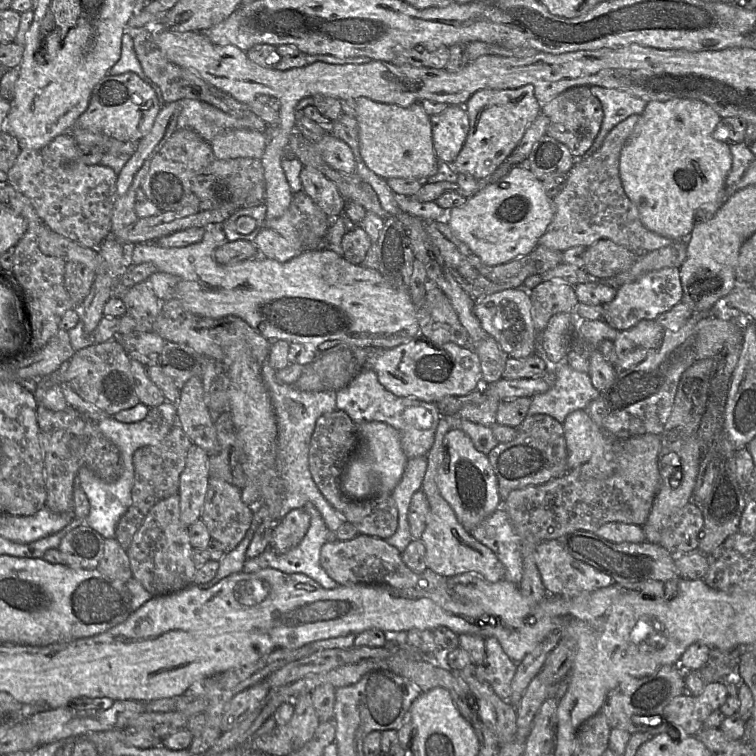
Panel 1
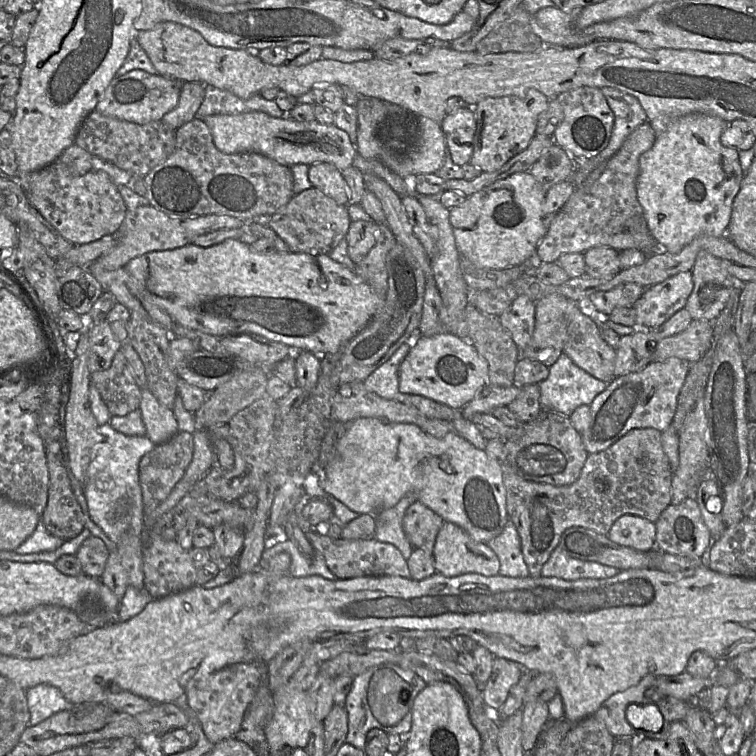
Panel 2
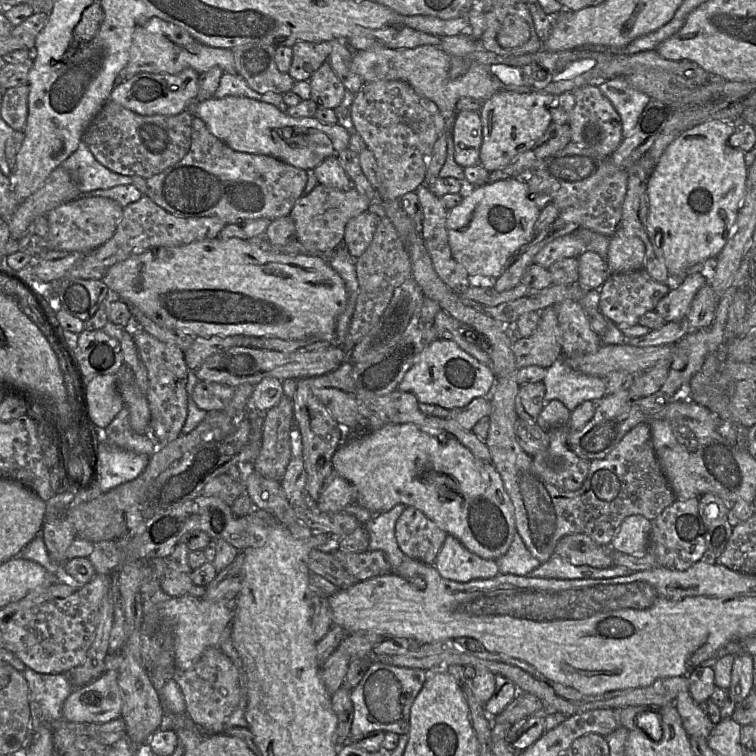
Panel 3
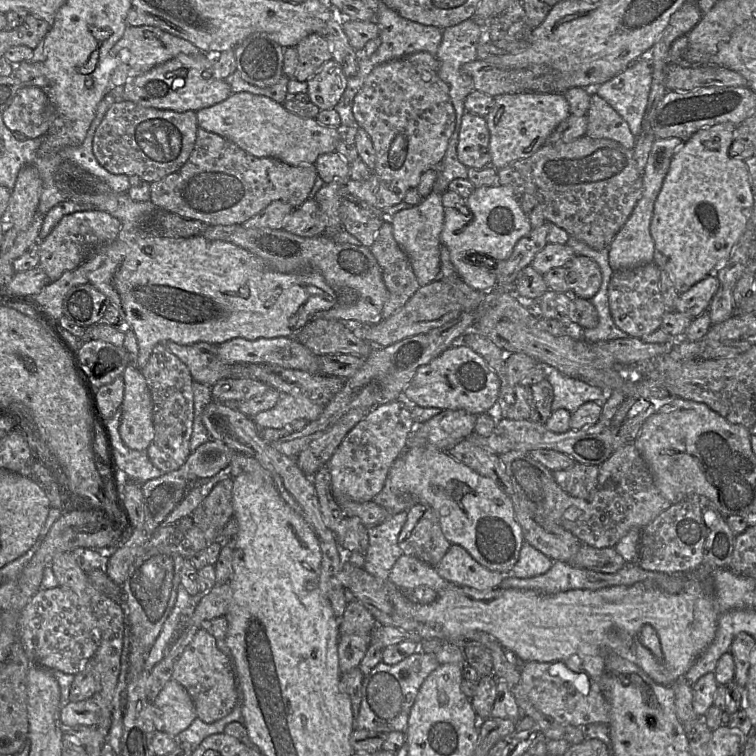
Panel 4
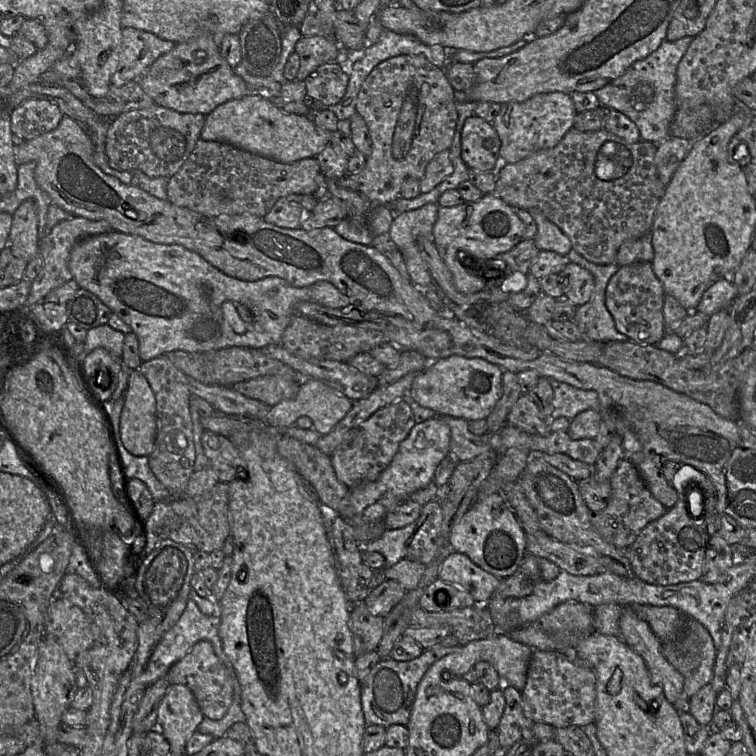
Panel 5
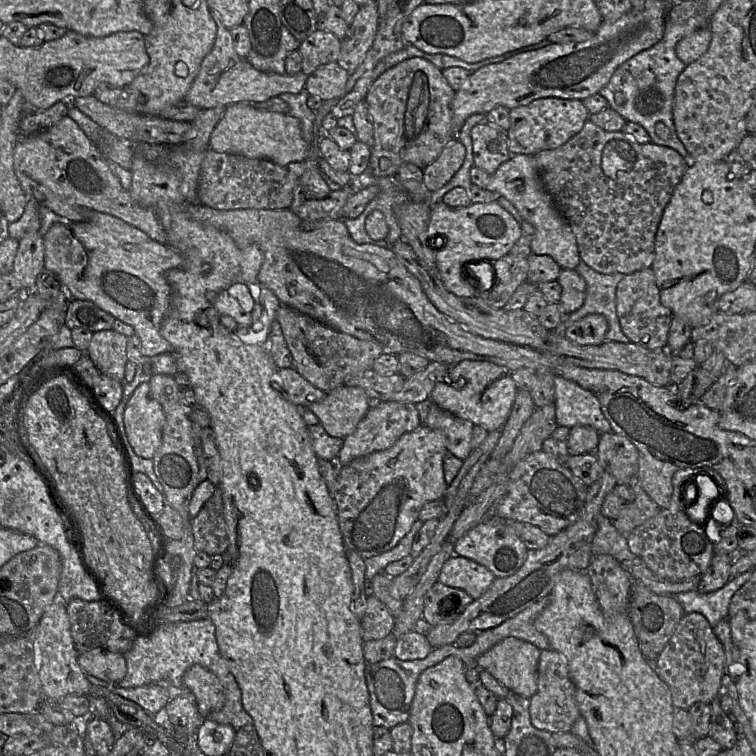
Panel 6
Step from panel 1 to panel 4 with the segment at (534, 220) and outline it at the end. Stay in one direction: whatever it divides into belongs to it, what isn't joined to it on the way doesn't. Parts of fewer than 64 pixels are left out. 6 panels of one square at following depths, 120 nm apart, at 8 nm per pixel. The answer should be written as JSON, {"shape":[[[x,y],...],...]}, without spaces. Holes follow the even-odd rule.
{"shape":[[[493,185],[475,189],[465,200],[464,205],[455,208],[444,209],[444,223],[440,235],[441,244],[450,254],[450,260],[454,265],[459,277],[469,287],[482,291],[490,289],[496,284],[497,263],[491,269],[486,268],[486,260],[479,260],[479,265],[468,260],[470,255],[481,255],[489,257],[495,262],[504,261],[511,255],[516,243],[532,230],[528,216],[523,212],[519,200],[514,194],[511,186]]]}

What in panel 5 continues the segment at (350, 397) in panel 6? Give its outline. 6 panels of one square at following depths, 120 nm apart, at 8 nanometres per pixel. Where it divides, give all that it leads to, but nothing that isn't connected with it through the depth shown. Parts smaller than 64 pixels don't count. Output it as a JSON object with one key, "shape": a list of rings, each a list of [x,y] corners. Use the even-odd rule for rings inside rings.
{"shape":[[[302,379],[296,396],[271,406],[264,422],[275,428],[287,429],[294,425],[299,417],[308,416],[313,422],[313,428],[321,435],[325,435],[331,432],[335,425],[344,418],[353,404],[354,401],[320,380]]]}

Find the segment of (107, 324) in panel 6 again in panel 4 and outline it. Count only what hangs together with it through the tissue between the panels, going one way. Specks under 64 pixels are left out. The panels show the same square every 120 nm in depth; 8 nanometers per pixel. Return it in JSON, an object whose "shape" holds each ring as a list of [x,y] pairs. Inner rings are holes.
{"shape":[[[91,283],[69,290],[64,298],[64,315],[82,327],[98,324],[103,320],[110,299]]]}

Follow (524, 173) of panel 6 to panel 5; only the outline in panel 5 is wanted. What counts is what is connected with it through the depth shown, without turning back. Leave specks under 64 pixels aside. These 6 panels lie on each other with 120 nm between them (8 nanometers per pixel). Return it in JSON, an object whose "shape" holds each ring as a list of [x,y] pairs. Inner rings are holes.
{"shape":[[[540,211],[529,212],[534,218],[537,226],[537,233],[533,240],[538,250],[548,250],[561,255],[568,255],[572,249],[571,241],[568,236]]]}

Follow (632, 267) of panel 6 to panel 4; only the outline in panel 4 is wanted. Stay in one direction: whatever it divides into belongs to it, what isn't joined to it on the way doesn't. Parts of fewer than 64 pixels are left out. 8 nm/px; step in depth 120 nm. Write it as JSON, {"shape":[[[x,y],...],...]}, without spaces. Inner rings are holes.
{"shape":[[[589,136],[579,137],[571,142],[556,142],[553,144],[544,144],[538,151],[536,151],[531,157],[526,159],[518,160],[510,165],[497,170],[497,181],[496,185],[511,186],[513,188],[514,194],[518,198],[523,196],[523,194],[530,194],[535,196],[542,204],[542,211],[546,222],[551,222],[556,226],[564,229],[569,236],[573,236],[583,242],[593,249],[600,250],[603,248],[608,248],[612,242],[614,236],[625,224],[630,214],[632,213],[635,205],[642,195],[642,173],[636,167],[633,150],[627,149],[620,143],[611,139],[596,139]]]}

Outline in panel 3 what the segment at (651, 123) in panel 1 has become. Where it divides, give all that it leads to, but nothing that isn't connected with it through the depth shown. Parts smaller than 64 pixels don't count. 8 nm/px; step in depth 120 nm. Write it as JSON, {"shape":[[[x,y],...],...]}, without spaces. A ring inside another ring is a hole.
{"shape":[[[709,120],[680,132],[648,178],[648,234],[651,242],[663,253],[669,272],[666,282],[669,289],[678,287],[687,275],[700,272],[707,259],[716,258],[736,222],[745,194],[748,167],[743,151],[728,144],[732,135],[736,135],[733,125],[722,120]]]}

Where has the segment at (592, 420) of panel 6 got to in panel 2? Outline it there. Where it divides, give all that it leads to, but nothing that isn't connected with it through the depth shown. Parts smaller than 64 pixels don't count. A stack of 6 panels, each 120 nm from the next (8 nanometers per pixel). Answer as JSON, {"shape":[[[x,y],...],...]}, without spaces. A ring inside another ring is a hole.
{"shape":[[[564,353],[549,367],[549,376],[546,380],[538,385],[541,410],[554,411],[566,417],[569,417],[579,406],[590,405],[594,398],[607,387],[607,383],[588,374]]]}

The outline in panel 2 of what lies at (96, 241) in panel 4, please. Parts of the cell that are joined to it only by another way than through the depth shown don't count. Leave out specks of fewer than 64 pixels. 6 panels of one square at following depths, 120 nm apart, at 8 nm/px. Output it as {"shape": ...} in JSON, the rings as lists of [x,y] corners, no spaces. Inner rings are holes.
{"shape":[[[57,159],[40,170],[18,173],[18,181],[31,205],[63,238],[74,245],[88,244],[103,236],[114,234],[127,213],[118,186],[106,172],[101,170],[75,175]]]}

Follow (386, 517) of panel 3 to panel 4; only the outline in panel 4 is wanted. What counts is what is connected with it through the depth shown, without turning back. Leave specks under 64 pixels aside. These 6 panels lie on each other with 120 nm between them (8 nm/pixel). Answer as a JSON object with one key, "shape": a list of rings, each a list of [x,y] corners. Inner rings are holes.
{"shape":[[[407,511],[390,515],[384,522],[368,527],[368,549],[365,553],[364,569],[384,583],[395,562],[404,555],[398,537],[407,520]]]}

